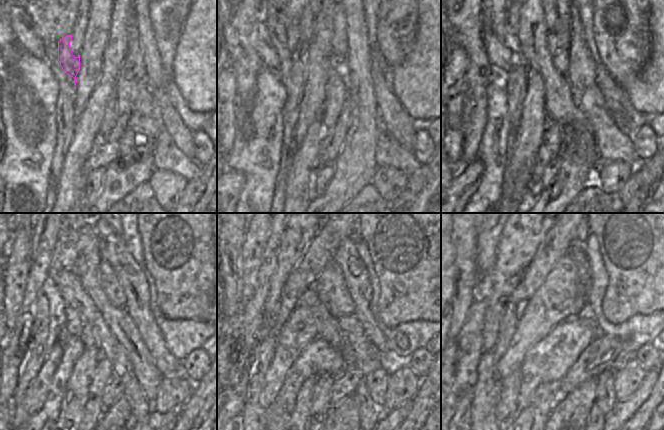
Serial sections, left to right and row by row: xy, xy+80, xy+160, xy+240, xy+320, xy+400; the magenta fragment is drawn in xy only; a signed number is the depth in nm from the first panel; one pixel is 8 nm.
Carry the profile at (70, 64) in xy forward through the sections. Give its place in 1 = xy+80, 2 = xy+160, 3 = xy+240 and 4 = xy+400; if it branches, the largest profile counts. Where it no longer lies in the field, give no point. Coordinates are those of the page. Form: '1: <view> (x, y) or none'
1: xy+80 (292, 31)
2: xy+160 (512, 41)
3: xy+240 (64, 256)
4: none

